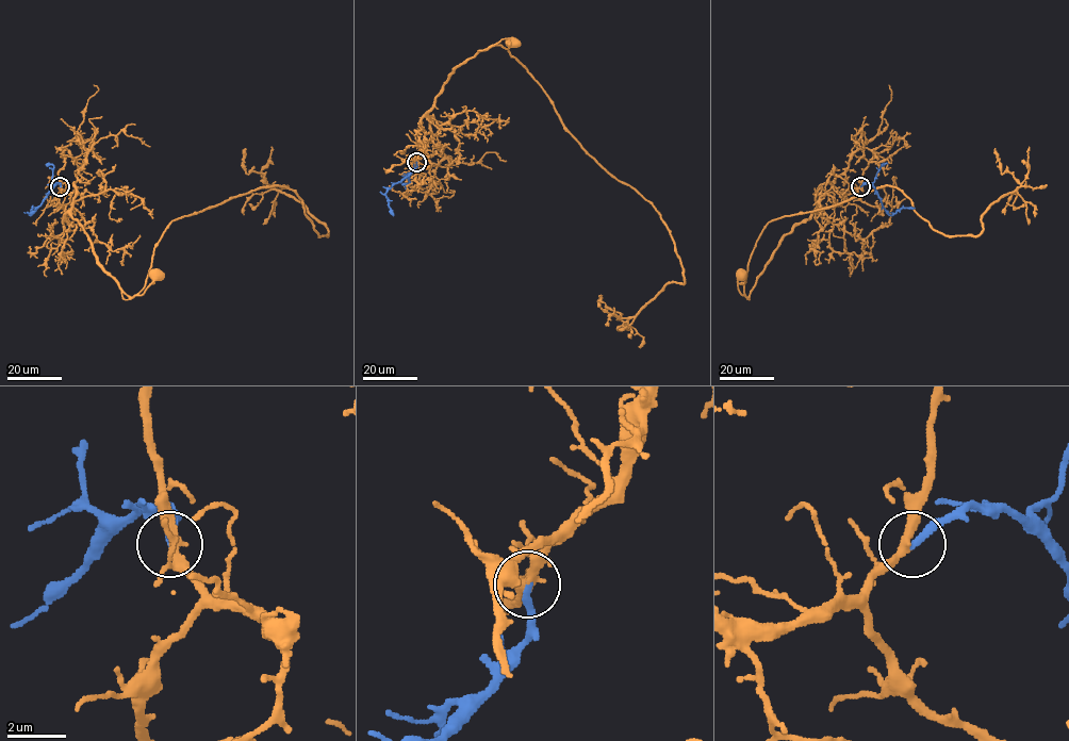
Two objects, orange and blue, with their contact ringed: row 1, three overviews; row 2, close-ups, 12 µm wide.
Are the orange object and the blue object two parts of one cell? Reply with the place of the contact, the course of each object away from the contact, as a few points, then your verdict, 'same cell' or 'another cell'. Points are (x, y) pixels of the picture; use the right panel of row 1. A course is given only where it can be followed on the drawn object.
at (860, 186); orange runs (860, 186), (843, 194), (823, 183), (810, 216), (784, 236), (747, 297), (738, 287), (740, 276); blue runs (860, 186), (869, 182), (882, 207), (891, 215), (902, 208), (915, 208); same cell

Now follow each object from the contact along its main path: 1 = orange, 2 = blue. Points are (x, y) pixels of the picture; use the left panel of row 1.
1: (61, 186), (70, 194), (73, 183), (71, 216), (84, 230), (96, 259), (126, 294), (141, 295), (159, 276)
2: (60, 186), (58, 182), (30, 215), (32, 208), (37, 208)

